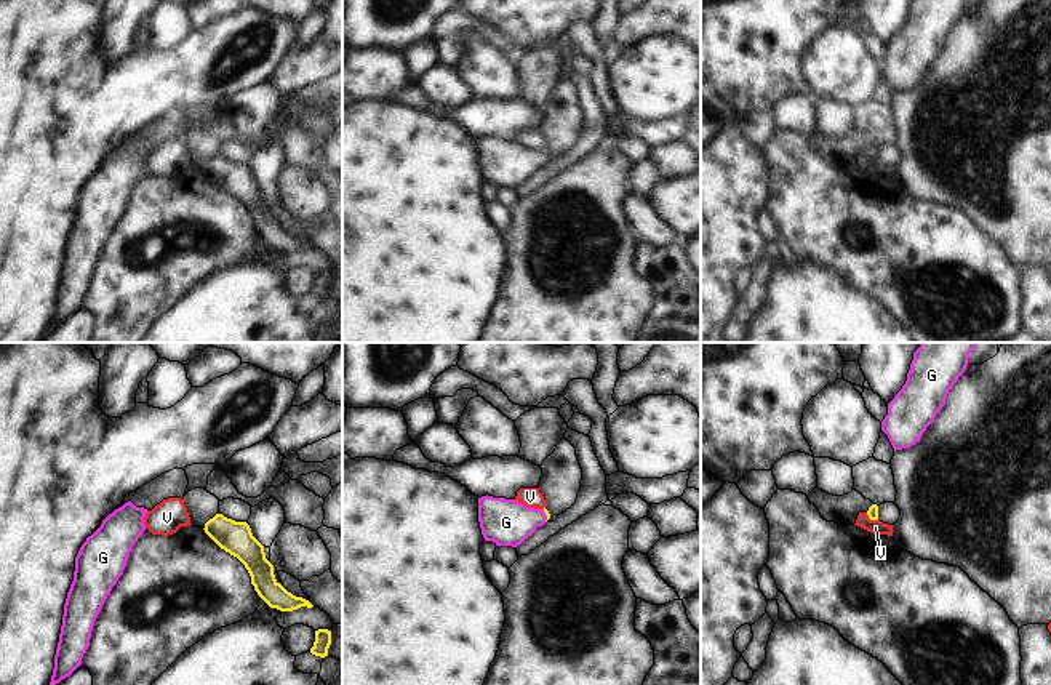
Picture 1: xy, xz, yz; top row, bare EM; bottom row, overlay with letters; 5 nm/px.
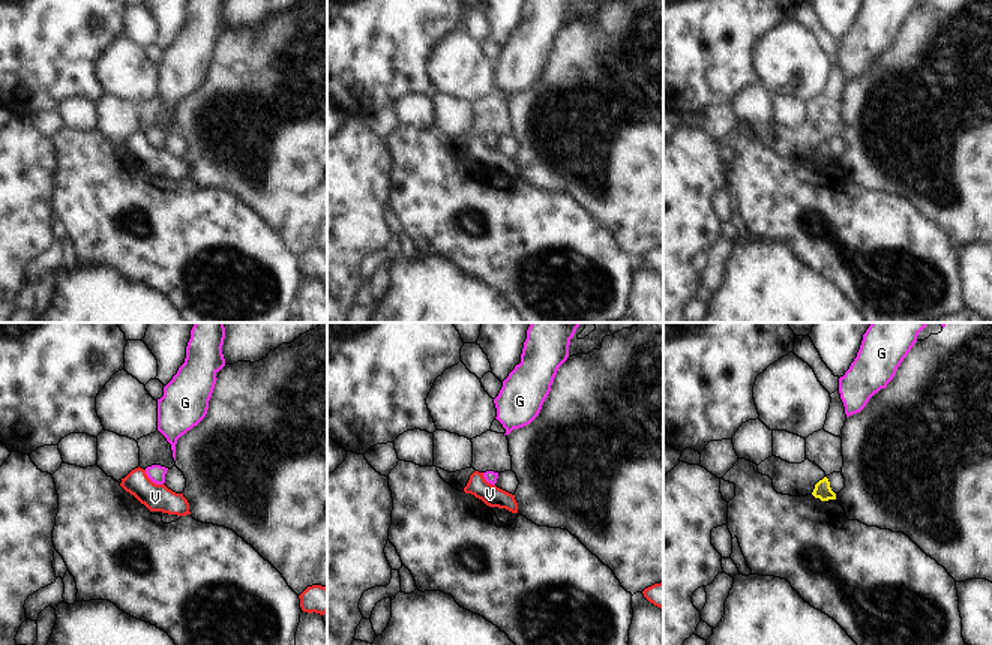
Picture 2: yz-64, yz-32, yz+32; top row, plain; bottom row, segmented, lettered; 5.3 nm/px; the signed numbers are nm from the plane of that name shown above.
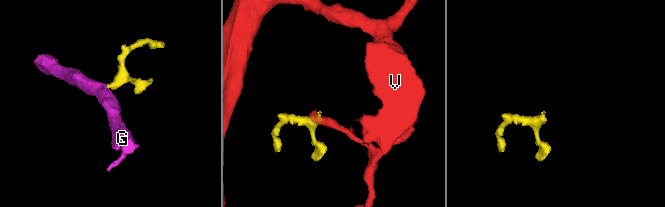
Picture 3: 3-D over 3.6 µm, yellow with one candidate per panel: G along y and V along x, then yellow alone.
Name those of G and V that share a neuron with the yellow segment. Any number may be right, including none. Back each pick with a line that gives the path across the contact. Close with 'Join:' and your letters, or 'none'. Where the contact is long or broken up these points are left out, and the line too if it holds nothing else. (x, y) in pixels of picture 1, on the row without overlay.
G: way xz (546, 152), (546, 156), (506, 164)
Join: G

